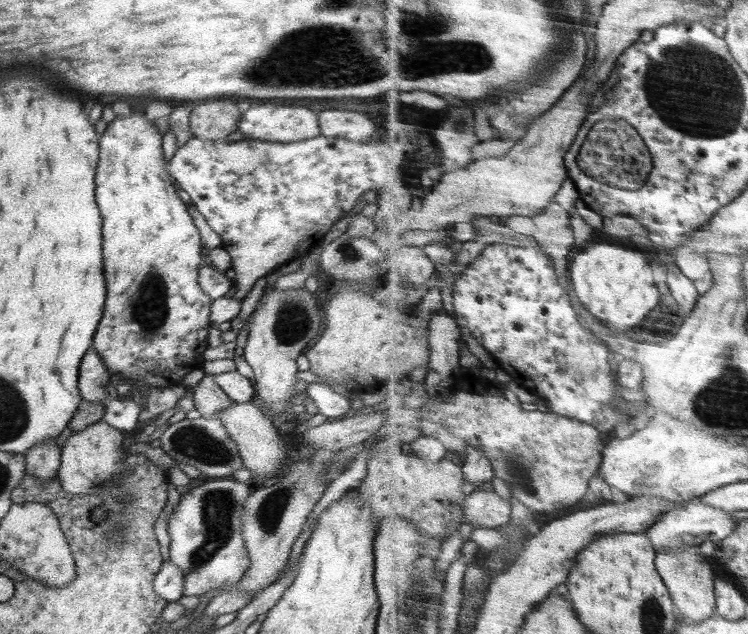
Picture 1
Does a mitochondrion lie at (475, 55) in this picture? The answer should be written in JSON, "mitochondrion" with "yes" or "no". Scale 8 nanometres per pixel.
{"mitochondrion":"yes"}

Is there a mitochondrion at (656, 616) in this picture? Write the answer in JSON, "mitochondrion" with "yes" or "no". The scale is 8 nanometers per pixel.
{"mitochondrion":"yes"}

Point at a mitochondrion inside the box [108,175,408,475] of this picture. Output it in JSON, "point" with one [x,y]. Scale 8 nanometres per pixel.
{"point":[144,306]}

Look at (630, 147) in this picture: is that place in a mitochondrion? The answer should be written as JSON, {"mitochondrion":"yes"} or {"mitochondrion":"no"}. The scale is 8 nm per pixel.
{"mitochondrion":"yes"}

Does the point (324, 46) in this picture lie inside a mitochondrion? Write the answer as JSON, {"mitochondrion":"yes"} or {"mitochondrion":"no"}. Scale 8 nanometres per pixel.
{"mitochondrion":"yes"}

